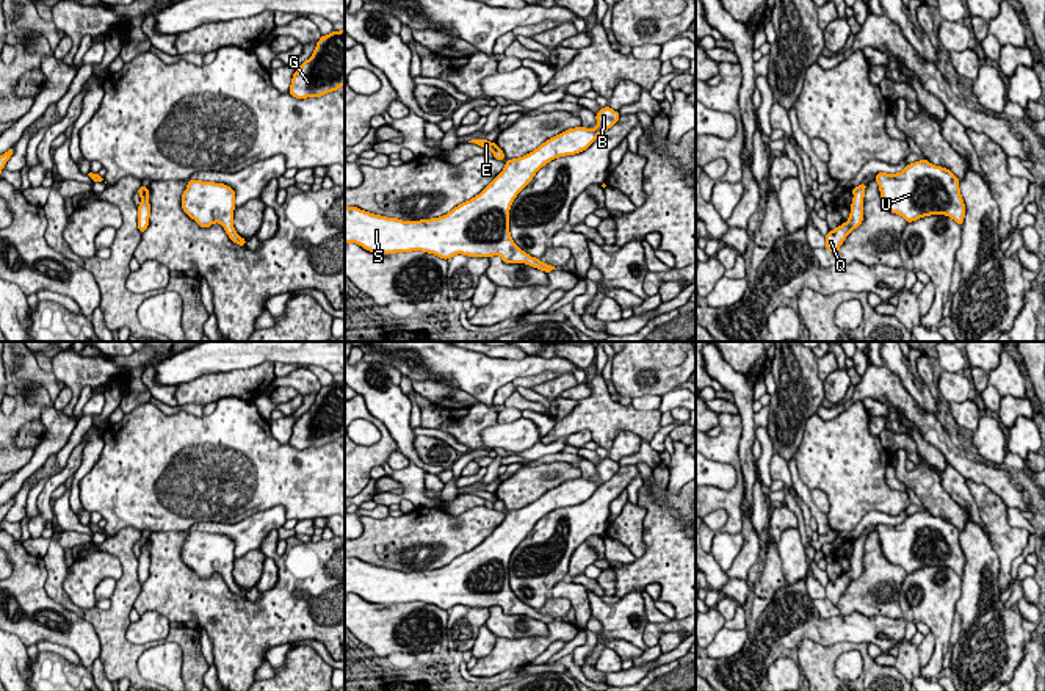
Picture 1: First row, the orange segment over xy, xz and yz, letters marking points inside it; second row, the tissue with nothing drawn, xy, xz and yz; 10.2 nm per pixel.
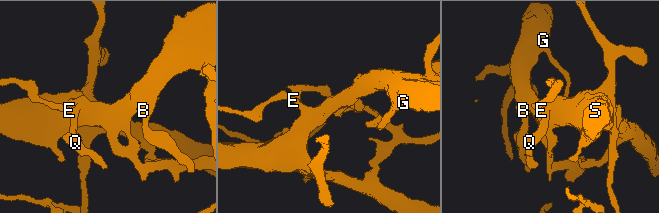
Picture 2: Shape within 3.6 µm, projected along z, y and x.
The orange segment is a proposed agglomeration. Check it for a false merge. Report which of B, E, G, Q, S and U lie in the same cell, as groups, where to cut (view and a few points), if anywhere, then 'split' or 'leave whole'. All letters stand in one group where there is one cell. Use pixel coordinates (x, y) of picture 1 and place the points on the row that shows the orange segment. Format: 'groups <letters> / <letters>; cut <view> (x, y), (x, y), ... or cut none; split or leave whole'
groups B G Q S U / E; cut xy (148, 188), (141, 196); split

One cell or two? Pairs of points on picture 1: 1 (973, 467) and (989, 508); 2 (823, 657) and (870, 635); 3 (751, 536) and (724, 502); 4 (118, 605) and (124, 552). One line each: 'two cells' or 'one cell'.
1: two cells
2: two cells
3: two cells
4: one cell

